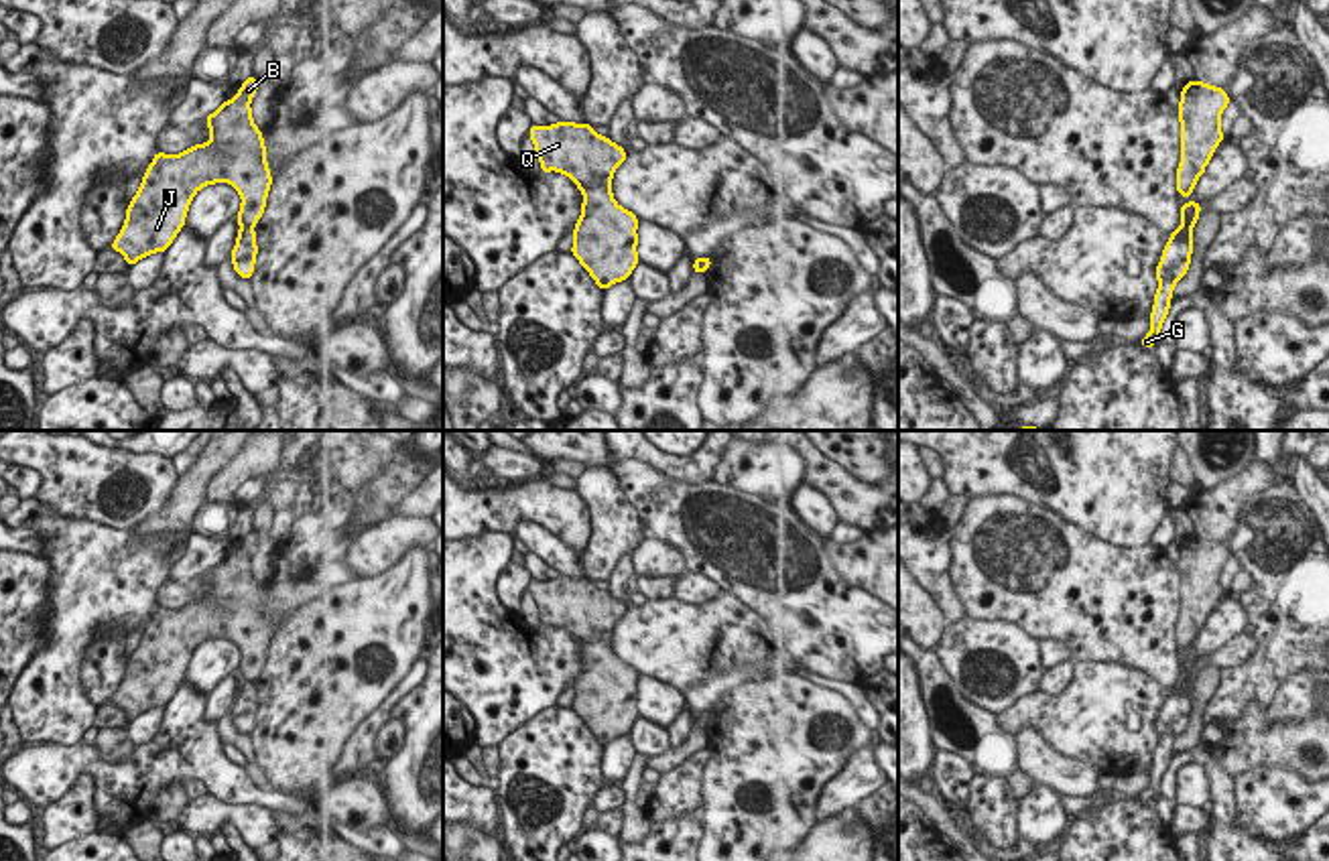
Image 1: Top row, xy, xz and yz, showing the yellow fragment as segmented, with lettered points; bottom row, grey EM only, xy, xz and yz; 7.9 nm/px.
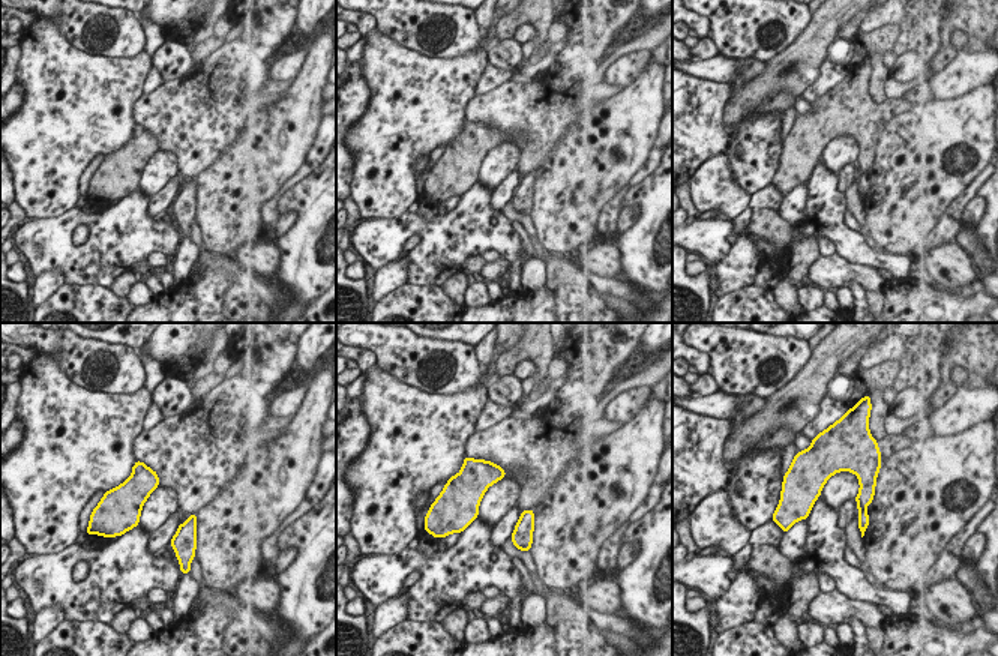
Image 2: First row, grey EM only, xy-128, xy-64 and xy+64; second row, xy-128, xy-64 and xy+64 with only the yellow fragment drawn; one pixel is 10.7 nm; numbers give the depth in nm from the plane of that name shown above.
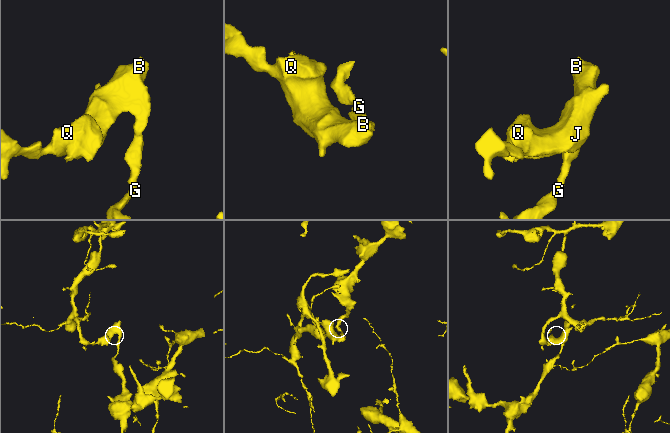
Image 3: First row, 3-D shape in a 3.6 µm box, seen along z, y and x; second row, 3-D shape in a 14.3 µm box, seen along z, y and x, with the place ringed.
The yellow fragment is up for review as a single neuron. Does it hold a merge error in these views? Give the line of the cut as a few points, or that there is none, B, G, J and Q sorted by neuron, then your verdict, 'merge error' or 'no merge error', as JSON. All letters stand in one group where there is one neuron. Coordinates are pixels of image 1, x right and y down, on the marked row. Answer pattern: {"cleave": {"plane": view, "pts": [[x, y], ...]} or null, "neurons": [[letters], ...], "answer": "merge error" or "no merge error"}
{"cleave": {"plane": "xy", "pts": [[240, 222], [250, 228]]}, "neurons": [["B", "J", "Q"], ["G"]], "answer": "merge error"}

